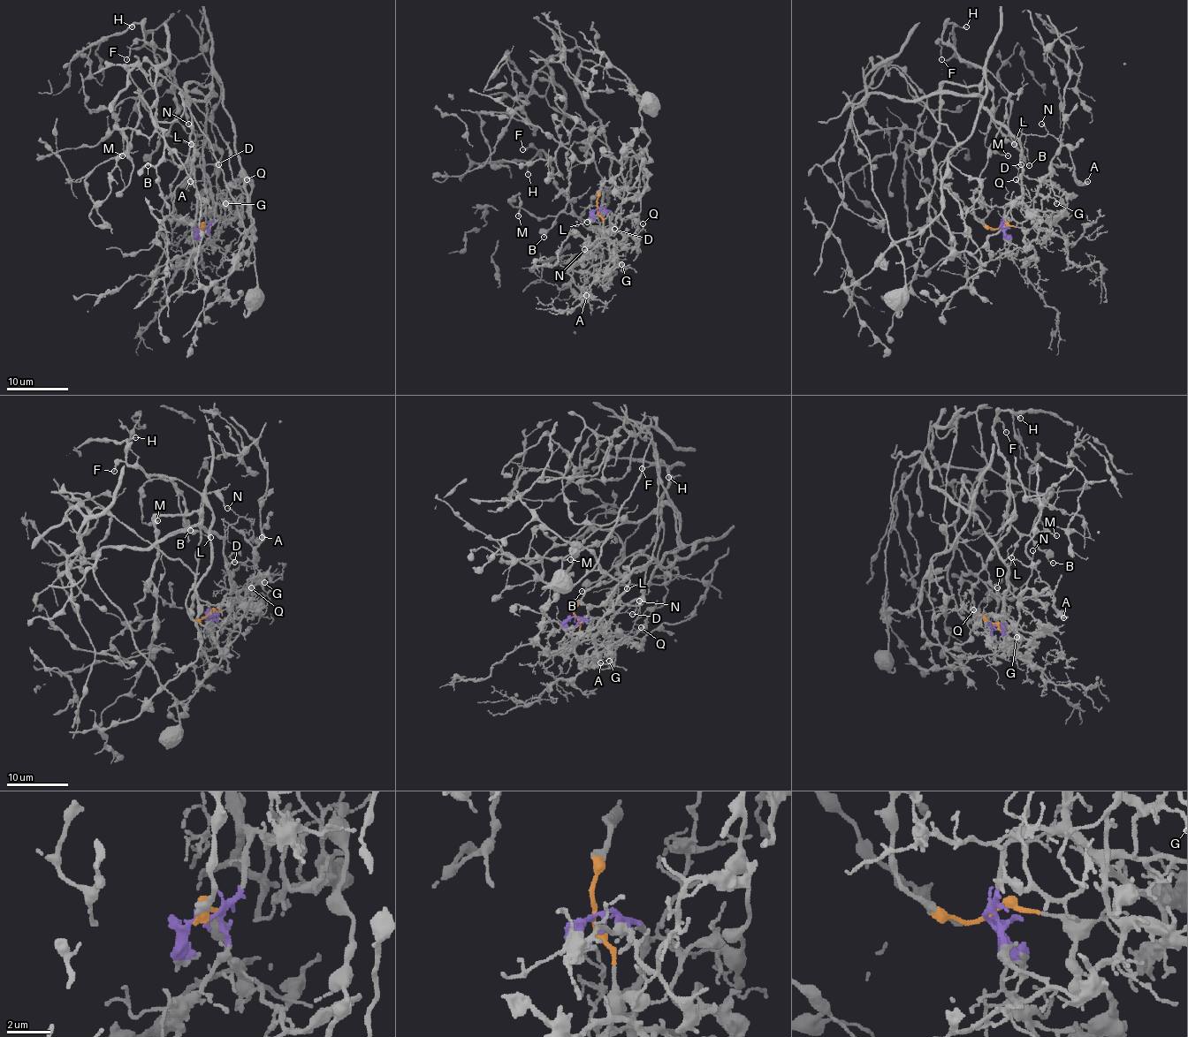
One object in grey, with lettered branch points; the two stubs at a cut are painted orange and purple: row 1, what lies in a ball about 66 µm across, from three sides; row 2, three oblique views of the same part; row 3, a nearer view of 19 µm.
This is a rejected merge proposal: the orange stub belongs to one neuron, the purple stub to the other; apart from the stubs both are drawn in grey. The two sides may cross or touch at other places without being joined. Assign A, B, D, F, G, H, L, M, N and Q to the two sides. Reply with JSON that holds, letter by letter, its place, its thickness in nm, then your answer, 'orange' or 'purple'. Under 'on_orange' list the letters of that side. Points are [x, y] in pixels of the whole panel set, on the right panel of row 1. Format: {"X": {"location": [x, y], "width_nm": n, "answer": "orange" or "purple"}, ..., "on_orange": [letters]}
{"A": {"location": [1087, 181], "width_nm": 180, "answer": "purple"}, "B": {"location": [1029, 165], "width_nm": 110, "answer": "orange"}, "D": {"location": [1021, 164], "width_nm": 100, "answer": "purple"}, "F": {"location": [941, 59], "width_nm": 110, "answer": "orange"}, "G": {"location": [1056, 203], "width_nm": 160, "answer": "purple"}, "H": {"location": [966, 26], "width_nm": 170, "answer": "orange"}, "L": {"location": [1014, 144], "width_nm": 150, "answer": "orange"}, "M": {"location": [1008, 155], "width_nm": 180, "answer": "orange"}, "N": {"location": [1041, 124], "width_nm": 110, "answer": "purple"}, "Q": {"location": [1016, 179], "width_nm": 130, "answer": "purple"}, "on_orange": ["B", "F", "H", "L", "M"]}

